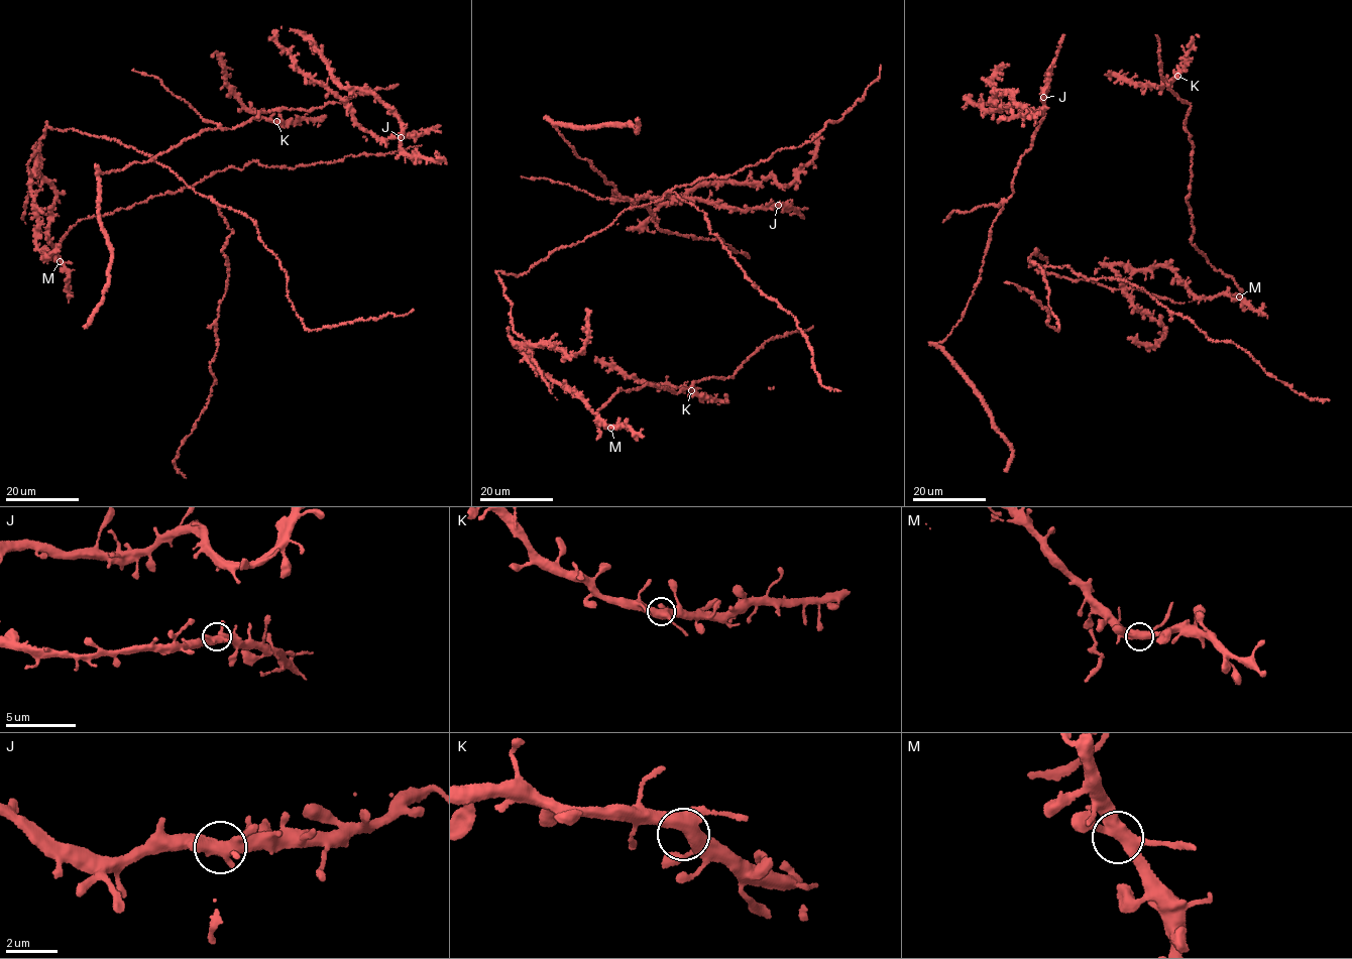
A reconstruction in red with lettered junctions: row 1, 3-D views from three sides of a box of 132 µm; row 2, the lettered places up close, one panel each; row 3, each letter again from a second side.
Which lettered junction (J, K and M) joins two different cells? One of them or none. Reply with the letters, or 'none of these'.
none of these

